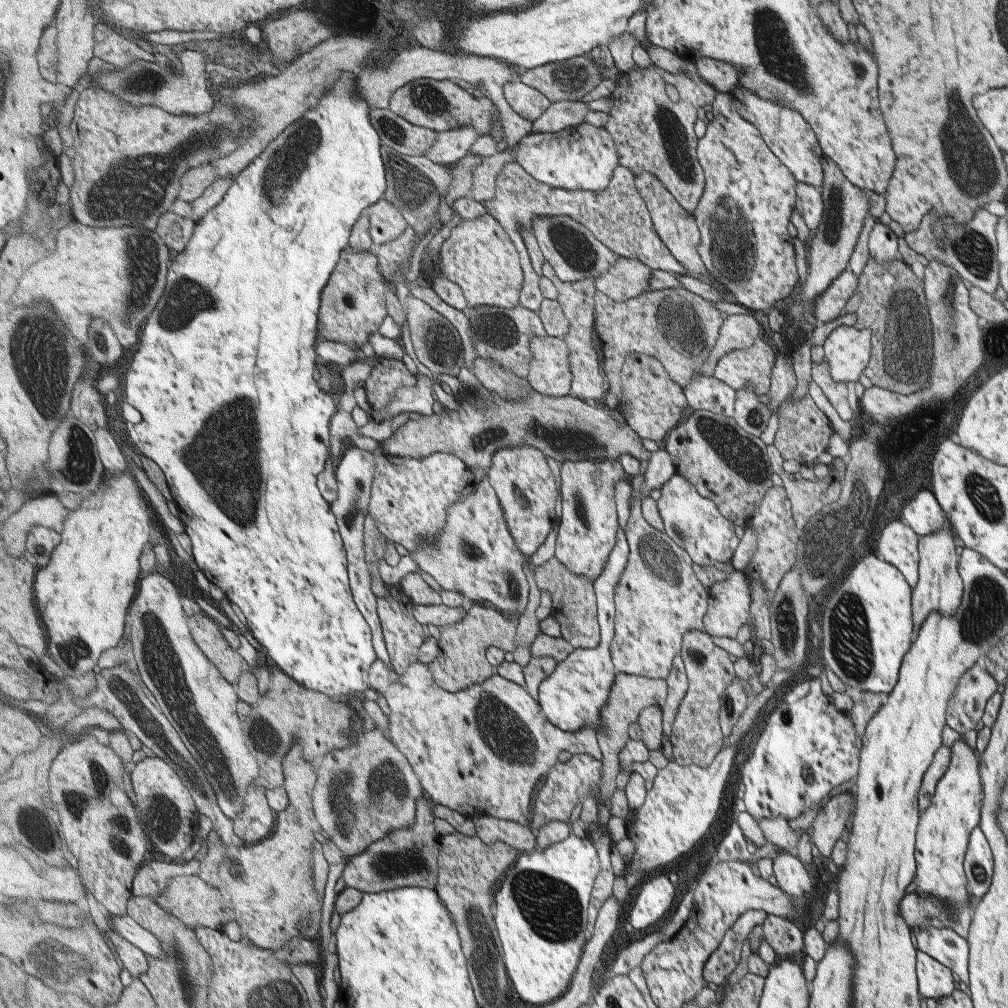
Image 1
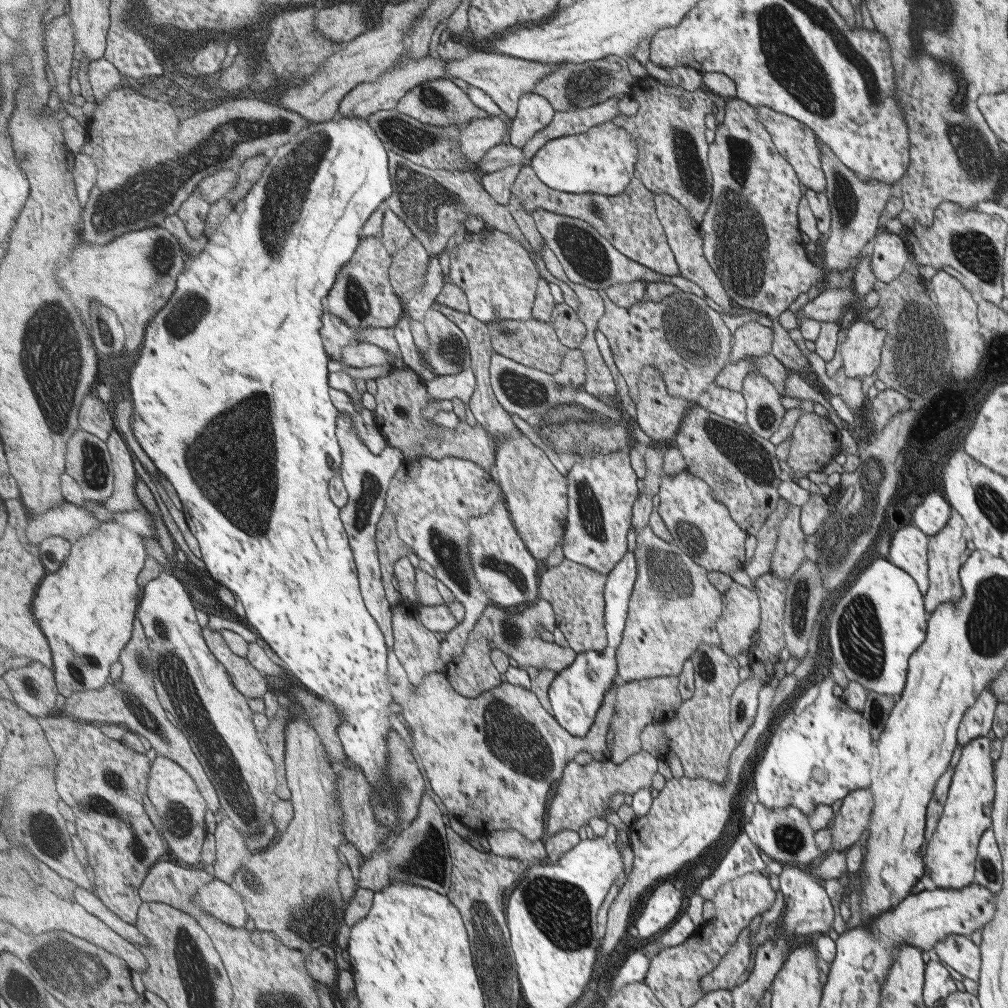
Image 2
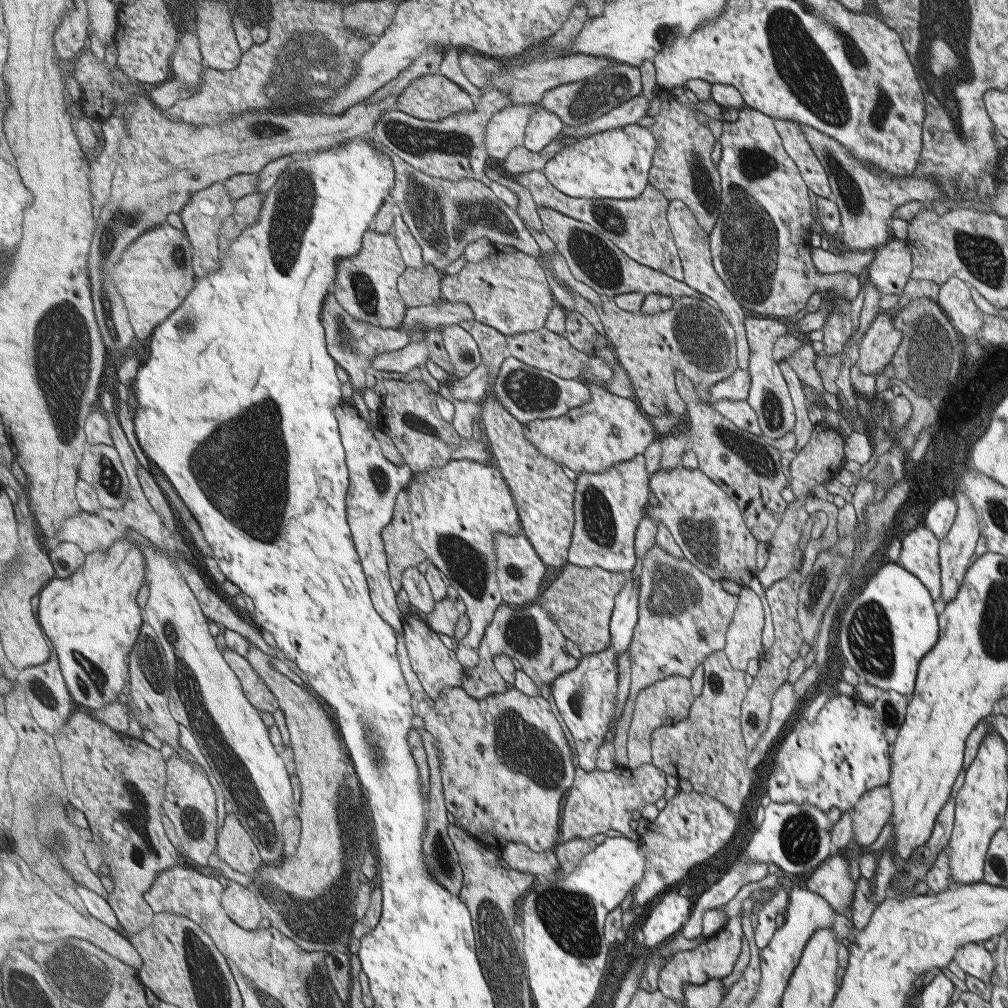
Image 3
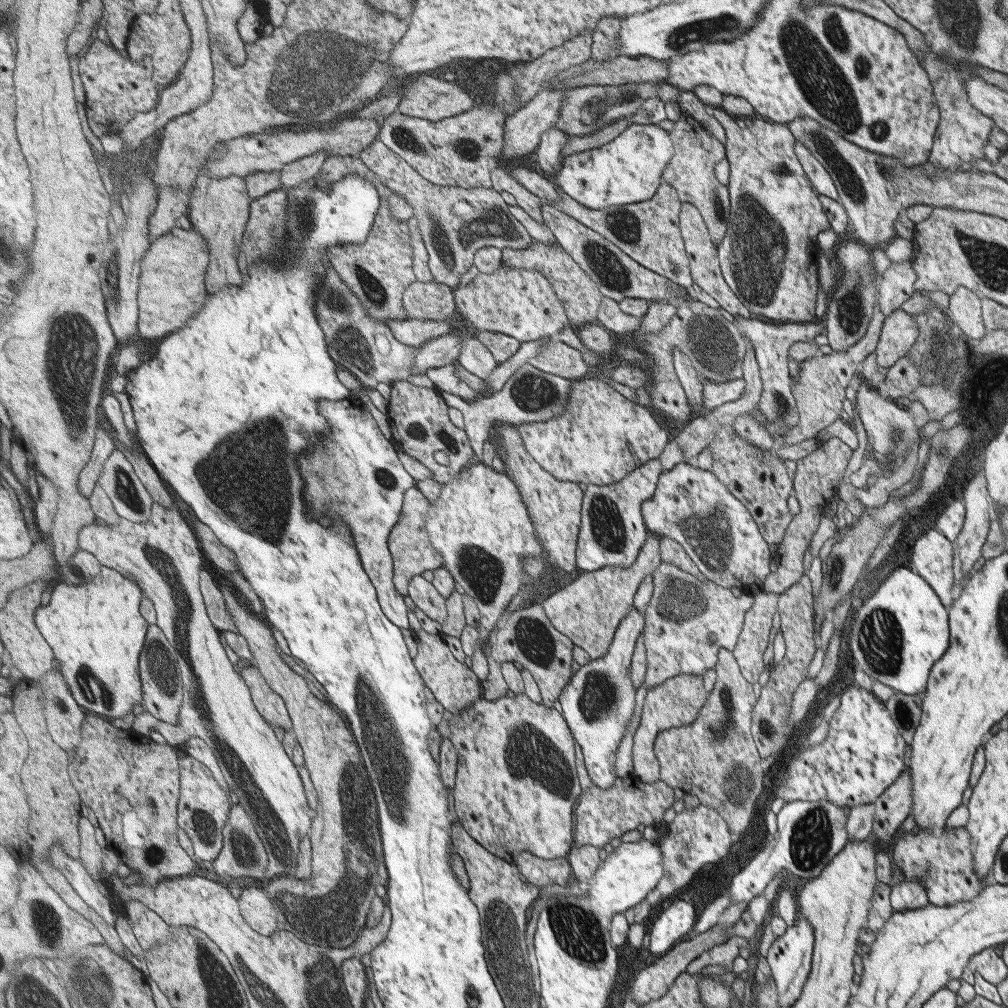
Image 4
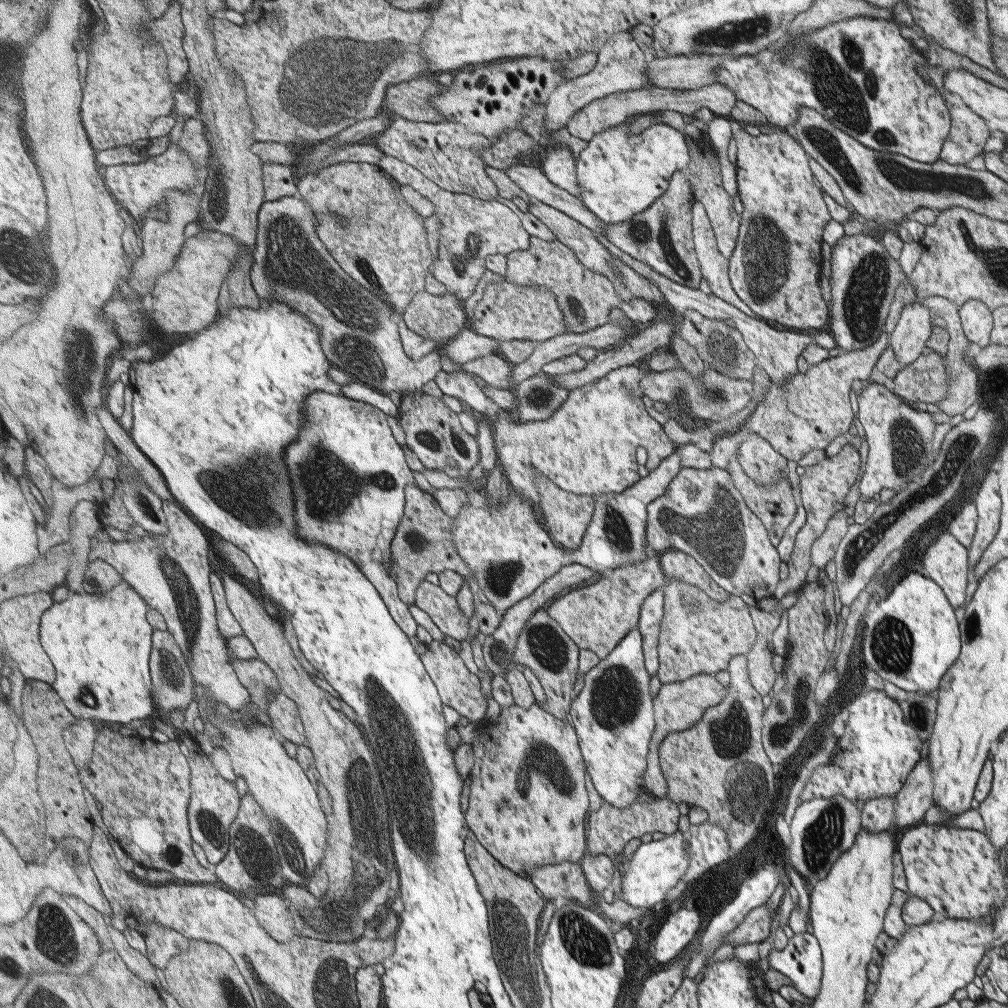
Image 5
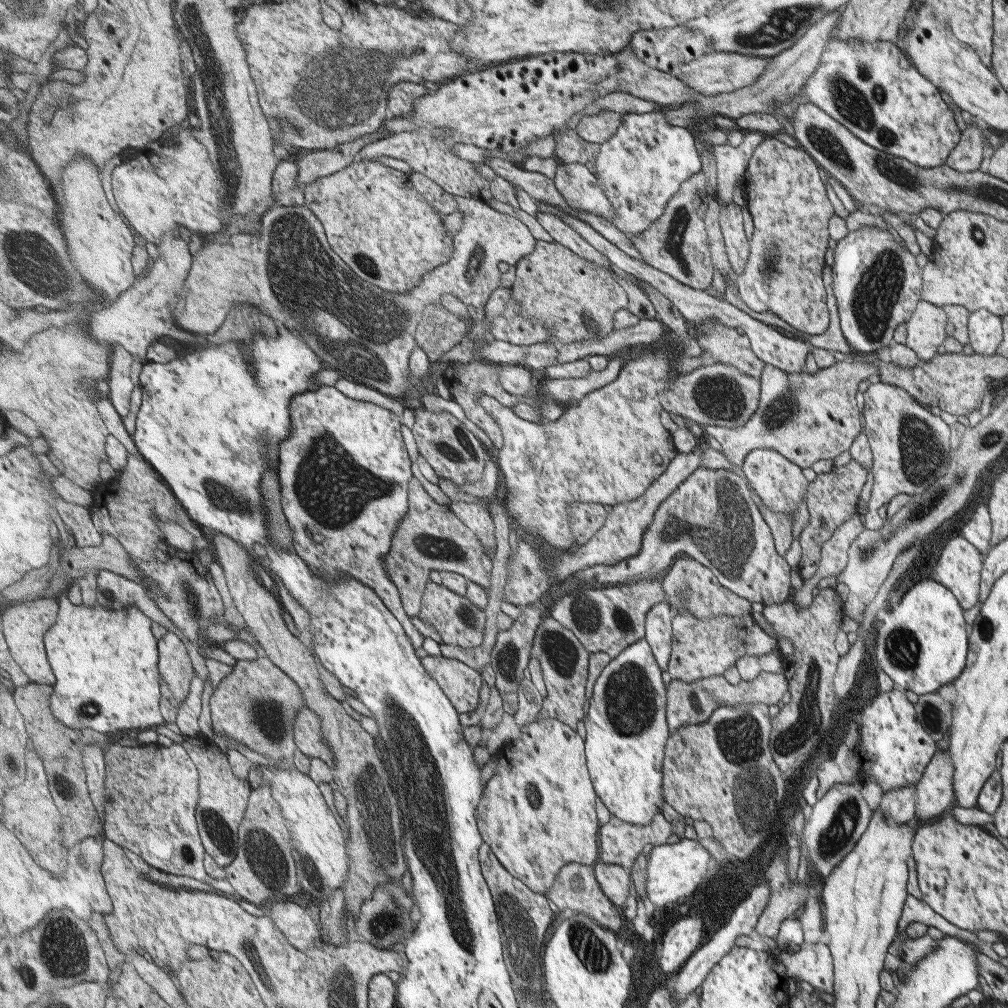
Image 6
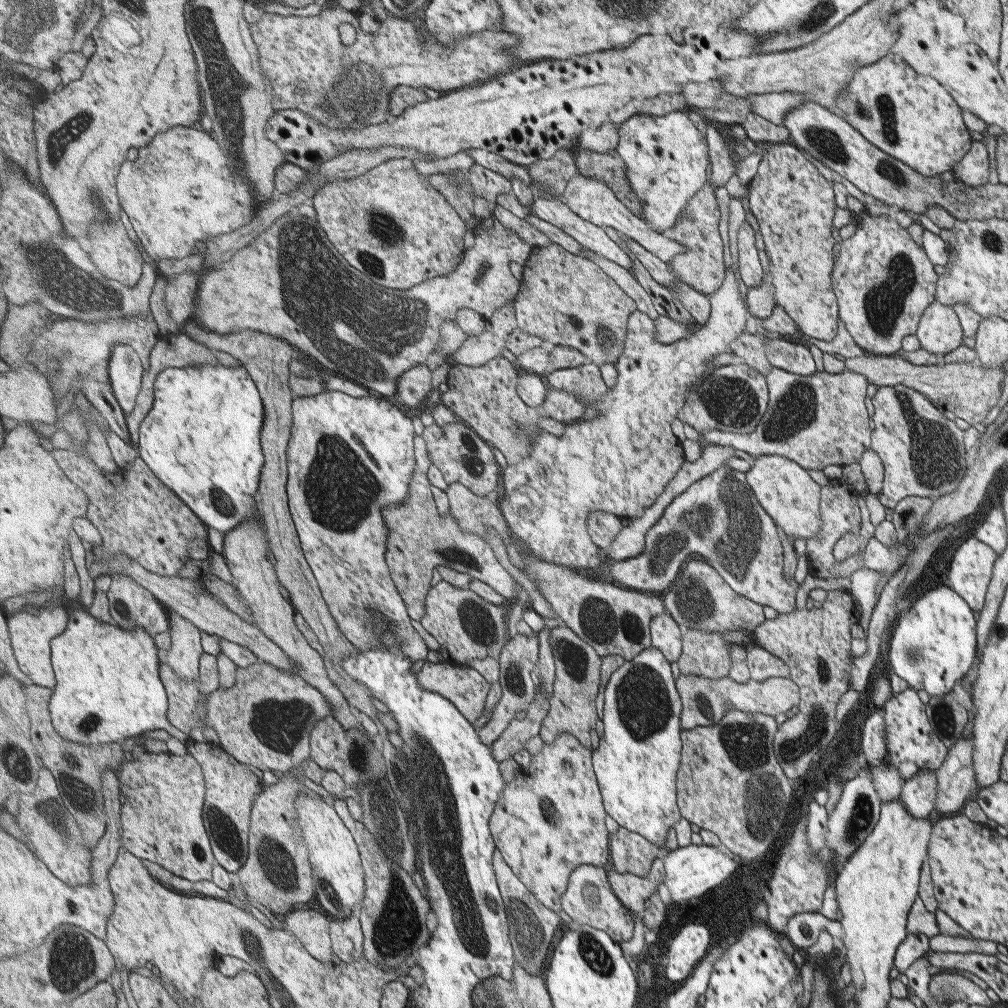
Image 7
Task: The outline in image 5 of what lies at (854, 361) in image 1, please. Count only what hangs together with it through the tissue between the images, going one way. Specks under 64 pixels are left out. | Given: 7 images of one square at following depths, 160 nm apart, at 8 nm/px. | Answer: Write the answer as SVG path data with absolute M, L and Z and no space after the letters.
M909 303L901 309L899 320L893 332L888 335L888 346L892 348L893 354L902 365L911 364L926 351L926 340L932 333L932 327L930 312L921 303Z

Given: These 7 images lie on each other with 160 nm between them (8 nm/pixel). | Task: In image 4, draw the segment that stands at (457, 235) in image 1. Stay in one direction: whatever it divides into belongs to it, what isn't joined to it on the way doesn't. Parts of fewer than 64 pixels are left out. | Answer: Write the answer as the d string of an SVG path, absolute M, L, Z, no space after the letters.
M502 265L493 274L478 273L470 283L455 288L454 295L458 314L469 330L506 334L524 343L557 337L564 328L573 326L551 281L536 270Z

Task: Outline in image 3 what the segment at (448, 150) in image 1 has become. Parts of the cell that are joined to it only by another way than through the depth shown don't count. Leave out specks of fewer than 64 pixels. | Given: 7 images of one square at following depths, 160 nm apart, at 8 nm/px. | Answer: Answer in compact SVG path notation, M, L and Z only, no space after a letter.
M521 104L507 106L495 113L495 116L489 121L487 129L485 129L485 145L489 154L493 159L505 159L511 151L518 146L523 147L525 143L525 131L531 120L532 114L537 112L536 104Z

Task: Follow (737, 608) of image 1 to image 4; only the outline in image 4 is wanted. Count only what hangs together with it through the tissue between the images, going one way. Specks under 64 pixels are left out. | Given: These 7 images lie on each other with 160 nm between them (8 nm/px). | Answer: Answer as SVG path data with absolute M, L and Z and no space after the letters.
M757 592L751 594L751 607L745 611L741 632L735 643L740 673L749 684L757 683L763 667L763 651L769 644L771 621L777 607L778 594Z

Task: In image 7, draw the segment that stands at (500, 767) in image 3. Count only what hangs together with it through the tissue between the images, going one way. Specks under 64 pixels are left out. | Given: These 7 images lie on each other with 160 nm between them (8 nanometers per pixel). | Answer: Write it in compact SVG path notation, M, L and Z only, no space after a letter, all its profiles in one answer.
M562 732L551 744L543 741L539 756L531 760L528 769L521 768L521 773L514 774L514 779L505 783L505 790L501 792L489 820L496 849L503 854L505 862L511 865L517 878L525 883L537 901L554 912L563 912L561 898L567 892L569 878L575 869L582 864L604 867L612 858L611 838L605 824L606 806L603 806L602 789L593 770L592 753L592 749L568 732Z

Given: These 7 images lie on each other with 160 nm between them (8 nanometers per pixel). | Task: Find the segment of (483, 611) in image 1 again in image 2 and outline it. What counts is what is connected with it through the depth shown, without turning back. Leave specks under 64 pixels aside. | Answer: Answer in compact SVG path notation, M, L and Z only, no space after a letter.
M541 598L537 601L537 606L533 605L515 611L495 608L495 606L485 608L481 621L475 625L474 631L470 634L465 654L454 658L453 664L449 664L449 676L453 680L453 688L462 696L477 698L501 686L504 681L503 675L492 661L492 652L495 649L502 650L514 660L518 660L518 665L523 668L530 666L538 670L548 668L557 673L569 668L578 658L578 652L570 646L563 647L546 641L538 631L538 627L545 624L545 620L547 620L547 630L553 632L558 627L553 606Z

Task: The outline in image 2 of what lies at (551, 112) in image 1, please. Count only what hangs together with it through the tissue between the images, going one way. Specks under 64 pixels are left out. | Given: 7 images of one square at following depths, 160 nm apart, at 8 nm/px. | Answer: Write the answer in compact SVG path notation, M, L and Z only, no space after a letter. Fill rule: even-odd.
M615 100L605 101L587 109L571 108L565 112L557 111L554 121L547 125L547 129L539 131L522 149L526 152L527 160L531 160L549 141L587 133L592 127L615 120L619 114L622 112L620 106L615 106ZM514 164L497 172L479 175L486 192L499 204L508 206L512 198L512 186L515 184L523 164Z

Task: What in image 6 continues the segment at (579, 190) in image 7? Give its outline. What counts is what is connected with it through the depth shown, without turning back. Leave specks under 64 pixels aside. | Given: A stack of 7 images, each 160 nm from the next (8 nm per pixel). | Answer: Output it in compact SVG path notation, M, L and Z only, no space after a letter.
M561 162L554 181L565 201L577 211L587 211L607 220L614 220L617 215L591 167L579 162Z

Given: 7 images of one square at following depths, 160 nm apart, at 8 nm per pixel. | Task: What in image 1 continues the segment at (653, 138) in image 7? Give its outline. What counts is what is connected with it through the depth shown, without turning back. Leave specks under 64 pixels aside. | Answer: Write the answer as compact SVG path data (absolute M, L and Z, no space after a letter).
M584 123L558 132L533 133L517 145L518 163L537 180L553 188L603 191L612 184L619 166L619 152L613 136L605 128Z

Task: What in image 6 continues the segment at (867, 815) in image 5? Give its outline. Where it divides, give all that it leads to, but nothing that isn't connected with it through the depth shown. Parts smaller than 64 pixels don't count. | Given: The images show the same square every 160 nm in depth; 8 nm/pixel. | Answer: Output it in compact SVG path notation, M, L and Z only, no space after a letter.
M915 784L897 787L885 791L877 811L881 811L888 822L905 823L915 814L915 801Z

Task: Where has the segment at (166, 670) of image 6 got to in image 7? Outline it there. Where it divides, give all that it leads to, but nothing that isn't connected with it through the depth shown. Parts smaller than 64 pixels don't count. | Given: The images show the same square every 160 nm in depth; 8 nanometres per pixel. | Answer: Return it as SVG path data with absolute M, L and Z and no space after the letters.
M165 606L170 618L171 648L162 659L178 674L179 678L193 682L199 679L199 660L205 654L202 631L189 620Z

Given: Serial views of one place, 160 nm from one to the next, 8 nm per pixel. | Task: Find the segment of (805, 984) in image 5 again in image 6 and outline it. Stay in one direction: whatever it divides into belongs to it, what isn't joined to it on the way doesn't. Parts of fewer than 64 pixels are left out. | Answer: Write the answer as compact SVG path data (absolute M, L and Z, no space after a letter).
M823 942L801 943L793 953L781 948L779 962L787 976L808 982L815 992L832 994L833 965L829 947Z

